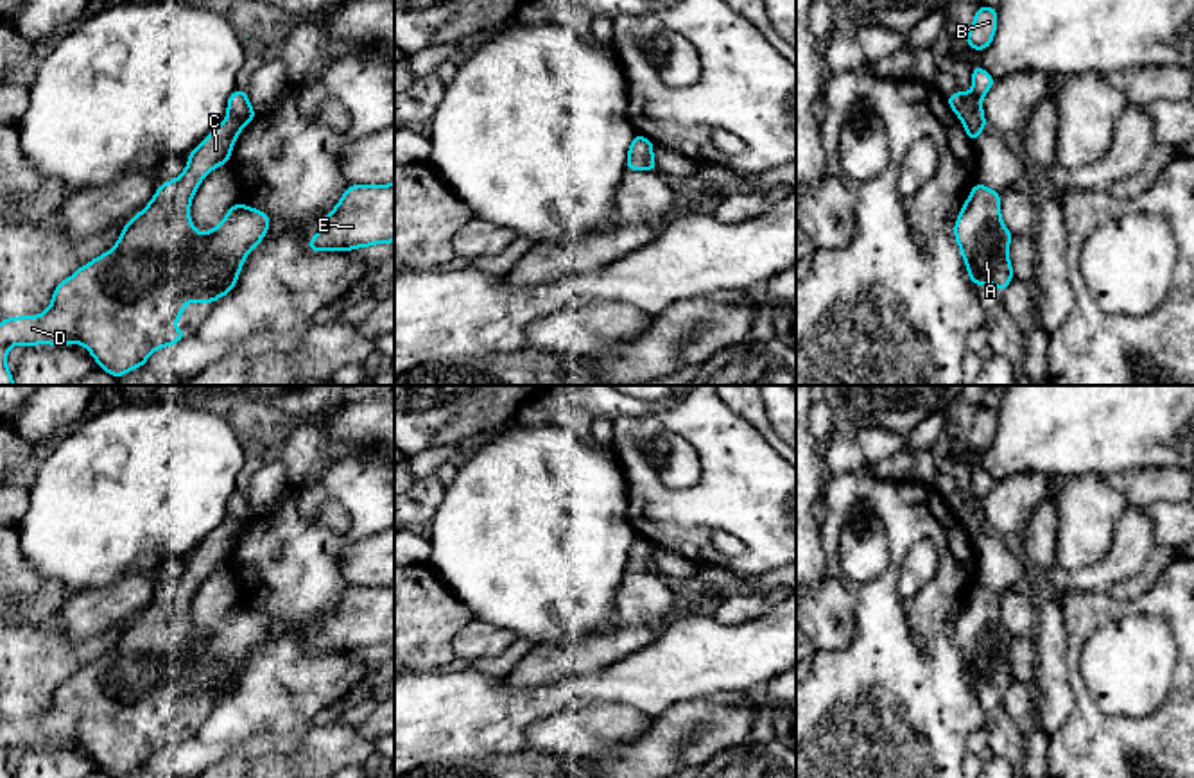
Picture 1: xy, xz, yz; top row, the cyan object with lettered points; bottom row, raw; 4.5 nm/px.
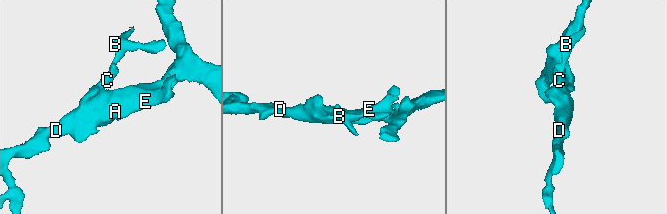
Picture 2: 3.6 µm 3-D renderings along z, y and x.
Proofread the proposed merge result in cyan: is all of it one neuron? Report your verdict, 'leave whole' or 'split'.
leave whole

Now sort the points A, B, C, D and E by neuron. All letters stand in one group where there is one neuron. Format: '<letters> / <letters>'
A B C D E

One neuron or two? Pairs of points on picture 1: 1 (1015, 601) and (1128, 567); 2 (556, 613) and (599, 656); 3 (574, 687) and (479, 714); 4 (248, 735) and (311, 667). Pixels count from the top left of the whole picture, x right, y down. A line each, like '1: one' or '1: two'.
1: two
2: two
3: one
4: one

